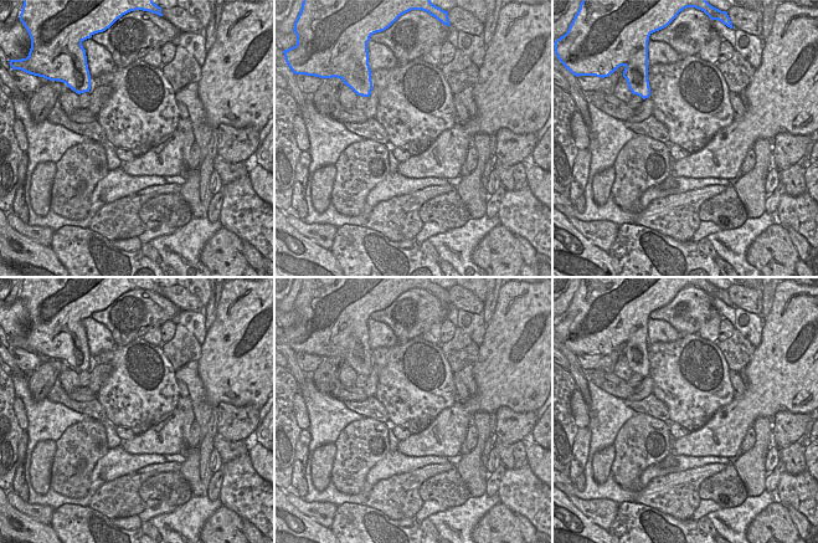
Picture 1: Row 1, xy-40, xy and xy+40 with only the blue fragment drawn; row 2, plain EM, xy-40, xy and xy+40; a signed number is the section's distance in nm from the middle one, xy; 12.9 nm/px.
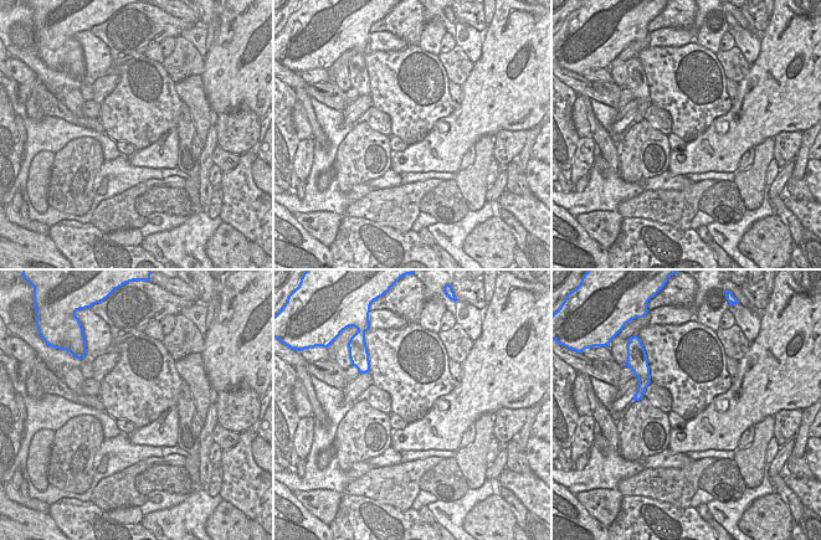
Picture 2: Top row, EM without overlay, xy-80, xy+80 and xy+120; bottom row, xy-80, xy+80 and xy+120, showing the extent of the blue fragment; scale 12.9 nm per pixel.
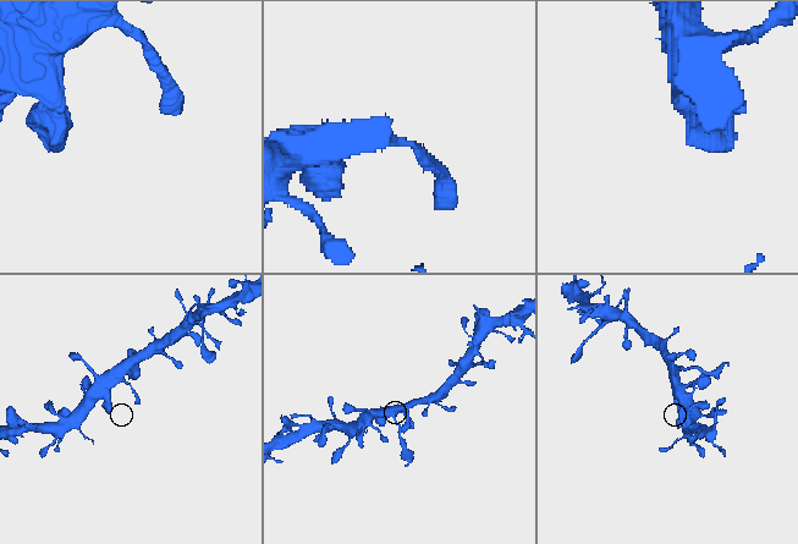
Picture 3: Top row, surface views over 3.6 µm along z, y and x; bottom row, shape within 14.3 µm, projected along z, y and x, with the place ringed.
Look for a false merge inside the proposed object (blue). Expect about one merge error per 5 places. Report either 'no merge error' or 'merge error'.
no merge error

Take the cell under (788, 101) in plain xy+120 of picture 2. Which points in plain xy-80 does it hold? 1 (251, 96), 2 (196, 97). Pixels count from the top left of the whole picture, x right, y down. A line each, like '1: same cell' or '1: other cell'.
1: same cell
2: other cell

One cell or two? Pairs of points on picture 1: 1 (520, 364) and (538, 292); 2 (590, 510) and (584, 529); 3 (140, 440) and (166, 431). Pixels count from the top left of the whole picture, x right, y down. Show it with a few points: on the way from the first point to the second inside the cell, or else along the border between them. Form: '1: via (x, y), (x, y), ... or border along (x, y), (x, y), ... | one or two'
1: via (509, 352), (524, 323), (534, 311) | one
2: border along (567, 497), (579, 510), (606, 529) | two
3: via (148, 441), (161, 442), (163, 439) | one

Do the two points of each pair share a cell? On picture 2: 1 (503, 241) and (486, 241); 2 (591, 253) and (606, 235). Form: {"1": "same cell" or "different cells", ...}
{"1": "same cell", "2": "different cells"}

